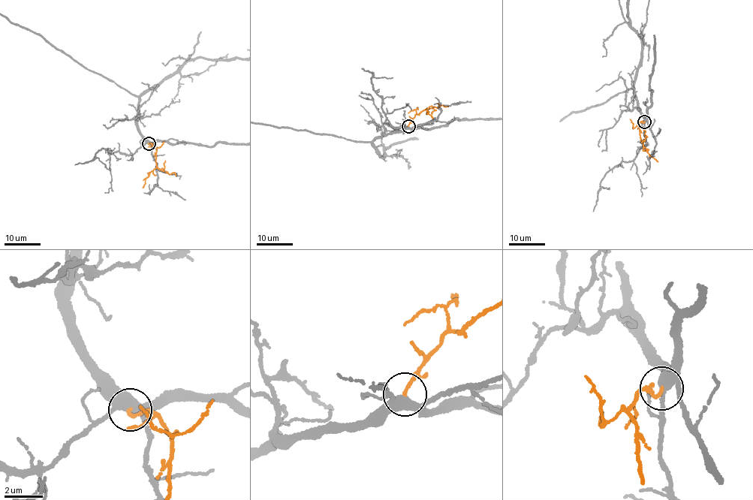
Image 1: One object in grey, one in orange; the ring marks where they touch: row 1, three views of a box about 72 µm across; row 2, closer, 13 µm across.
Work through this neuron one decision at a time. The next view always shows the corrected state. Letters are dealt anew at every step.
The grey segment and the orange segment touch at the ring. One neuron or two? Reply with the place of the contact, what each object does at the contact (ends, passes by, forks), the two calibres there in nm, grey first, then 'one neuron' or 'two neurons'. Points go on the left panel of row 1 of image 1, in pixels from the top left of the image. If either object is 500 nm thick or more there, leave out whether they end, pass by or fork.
place (149, 143); grey forks; orange ends; calibres 420 and 160 nm; one neuron

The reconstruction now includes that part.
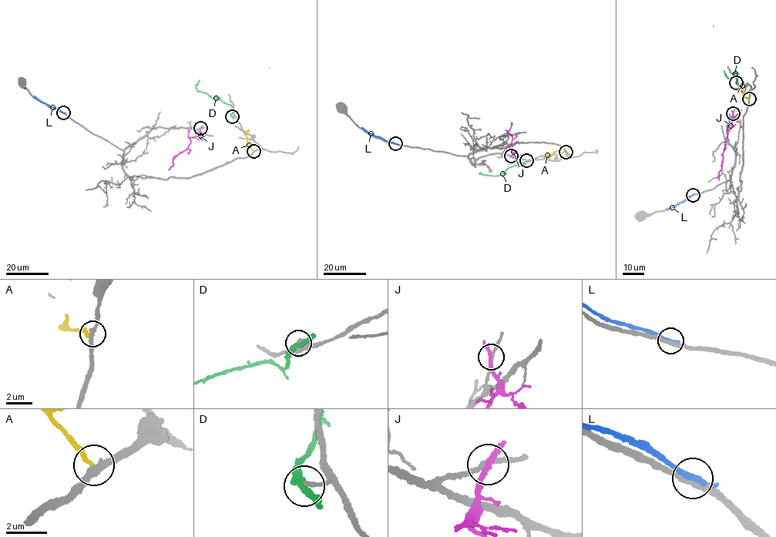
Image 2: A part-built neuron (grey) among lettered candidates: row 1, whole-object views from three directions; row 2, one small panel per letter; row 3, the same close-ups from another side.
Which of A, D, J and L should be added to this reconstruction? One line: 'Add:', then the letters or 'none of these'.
Add: none of these

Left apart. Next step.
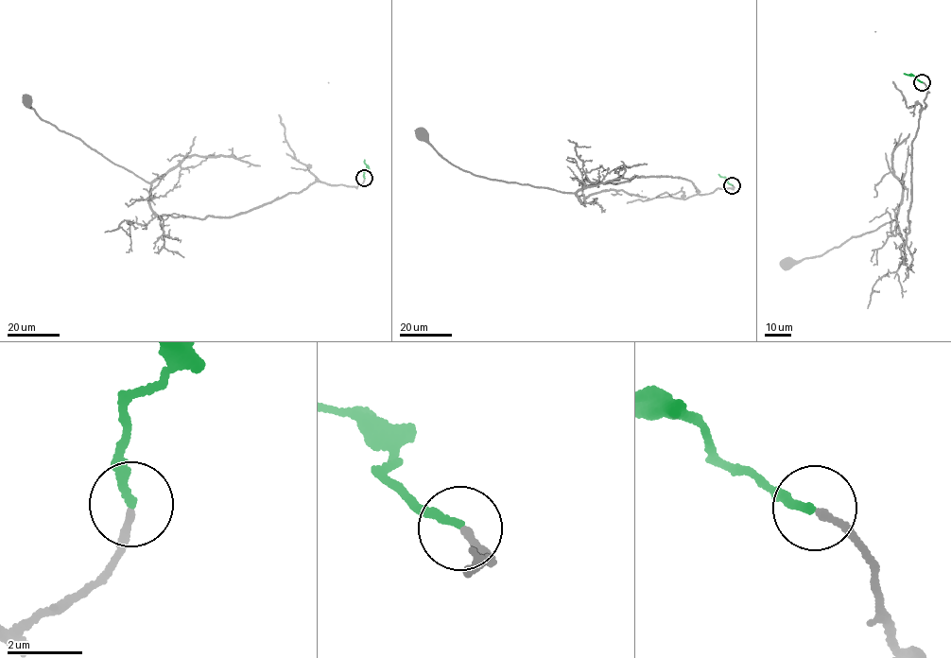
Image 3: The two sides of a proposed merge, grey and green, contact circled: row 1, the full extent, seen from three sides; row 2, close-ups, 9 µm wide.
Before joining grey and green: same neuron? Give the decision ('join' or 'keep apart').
join

